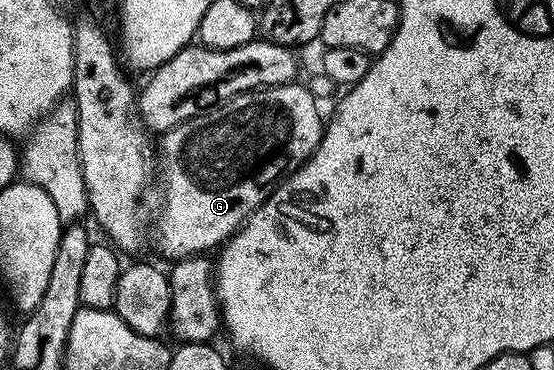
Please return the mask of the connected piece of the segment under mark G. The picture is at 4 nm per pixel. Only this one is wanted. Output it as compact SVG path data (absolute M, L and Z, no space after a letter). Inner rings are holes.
M293 81L286 84L275 84L273 87L258 87L255 90L241 90L241 95L225 101L221 107L208 111L205 115L192 115L187 117L176 127L163 132L158 139L158 179L164 182L164 208L160 211L160 220L156 223L156 247L168 258L168 261L187 259L189 257L200 257L213 247L219 248L227 243L231 235L235 235L240 227L250 216L257 211L264 202L268 200L268 193L273 187L281 182L282 177L302 166L307 159L318 149L320 138L324 135L325 120L320 120L321 104L311 93L303 82Z

